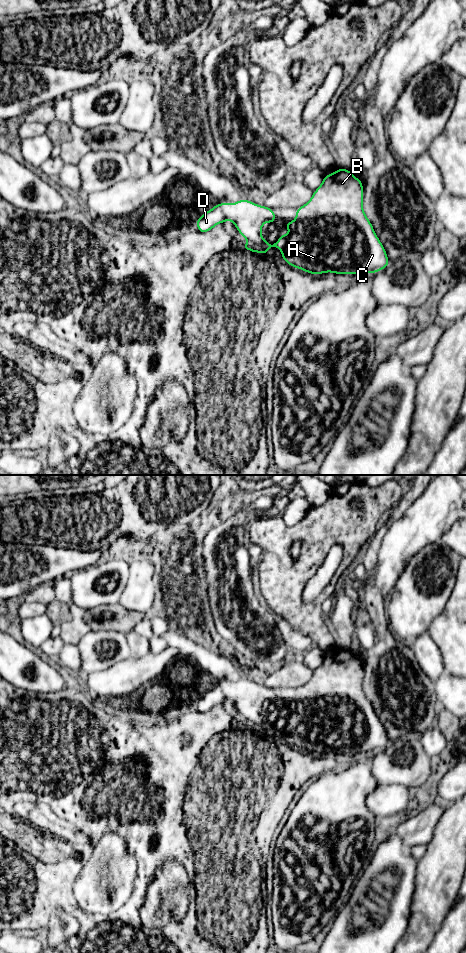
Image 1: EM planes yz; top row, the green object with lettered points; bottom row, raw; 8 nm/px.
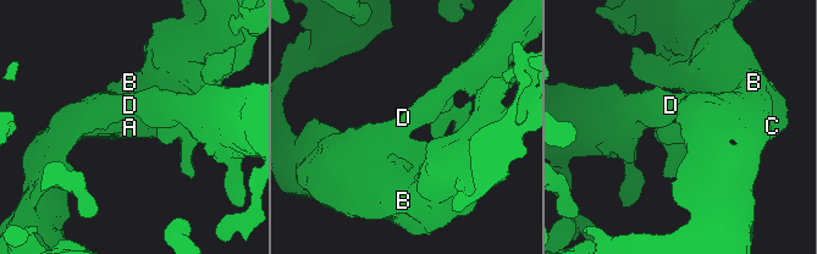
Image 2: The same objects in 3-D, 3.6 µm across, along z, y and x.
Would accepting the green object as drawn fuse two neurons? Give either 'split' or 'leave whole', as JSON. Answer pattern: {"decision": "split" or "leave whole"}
{"decision": "leave whole"}

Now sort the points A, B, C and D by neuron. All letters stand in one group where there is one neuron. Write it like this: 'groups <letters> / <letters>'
groups A B C D

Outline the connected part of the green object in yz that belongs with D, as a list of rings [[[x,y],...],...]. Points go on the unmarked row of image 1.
[[[339,648],[337,651],[325,655],[321,665],[314,671],[310,680],[303,686],[296,689],[296,699],[291,702],[285,702],[284,707],[289,708],[288,714],[282,714],[277,722],[268,724],[262,717],[262,706],[265,702],[275,703],[275,692],[265,685],[255,684],[247,679],[241,679],[233,684],[228,682],[219,683],[212,689],[201,695],[196,701],[198,712],[206,713],[219,703],[231,700],[241,714],[249,723],[242,724],[243,730],[250,730],[253,733],[260,732],[266,735],[268,730],[280,728],[282,739],[289,746],[296,747],[304,752],[313,755],[332,752],[339,755],[359,754],[361,752],[374,754],[385,749],[390,743],[384,726],[375,714],[374,708],[364,693],[363,689],[363,663],[356,658],[349,649]]]

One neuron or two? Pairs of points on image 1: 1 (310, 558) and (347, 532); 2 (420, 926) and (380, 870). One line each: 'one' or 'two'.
1: one
2: two

